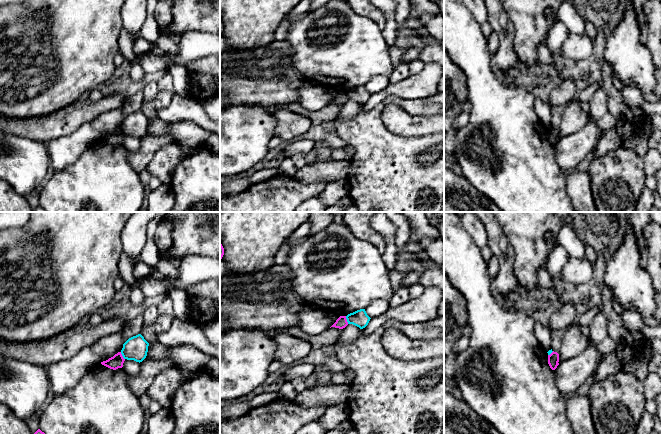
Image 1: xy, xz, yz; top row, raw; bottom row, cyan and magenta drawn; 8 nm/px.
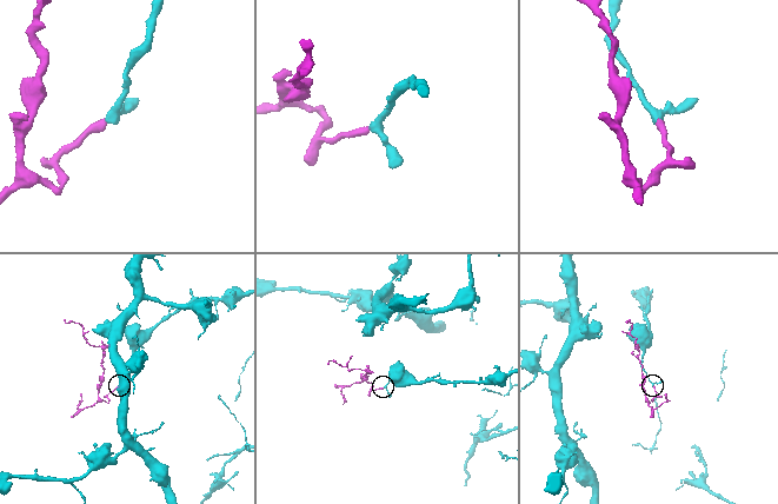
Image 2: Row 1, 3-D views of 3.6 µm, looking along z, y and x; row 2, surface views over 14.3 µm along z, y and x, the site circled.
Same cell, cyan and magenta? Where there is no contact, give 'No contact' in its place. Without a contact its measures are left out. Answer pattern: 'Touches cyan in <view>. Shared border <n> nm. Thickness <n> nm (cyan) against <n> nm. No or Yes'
Touches cyan in xz. Shared border 70 nm. Thickness 140 nm (cyan) against 90 nm. No

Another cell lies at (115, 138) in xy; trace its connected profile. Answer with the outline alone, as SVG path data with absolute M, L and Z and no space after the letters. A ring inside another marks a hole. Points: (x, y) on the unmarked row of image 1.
M118 128L117 130L115 130L113 133L109 134L108 136L101 138L101 140L110 145L116 146L118 144L123 143L124 137L125 135L123 134L121 128Z

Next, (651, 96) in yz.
M656 92L642 93L642 97L646 102L658 102L661 99L661 95Z

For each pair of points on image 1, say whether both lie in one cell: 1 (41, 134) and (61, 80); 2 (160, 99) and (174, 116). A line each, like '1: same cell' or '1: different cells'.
1: different cells
2: different cells

